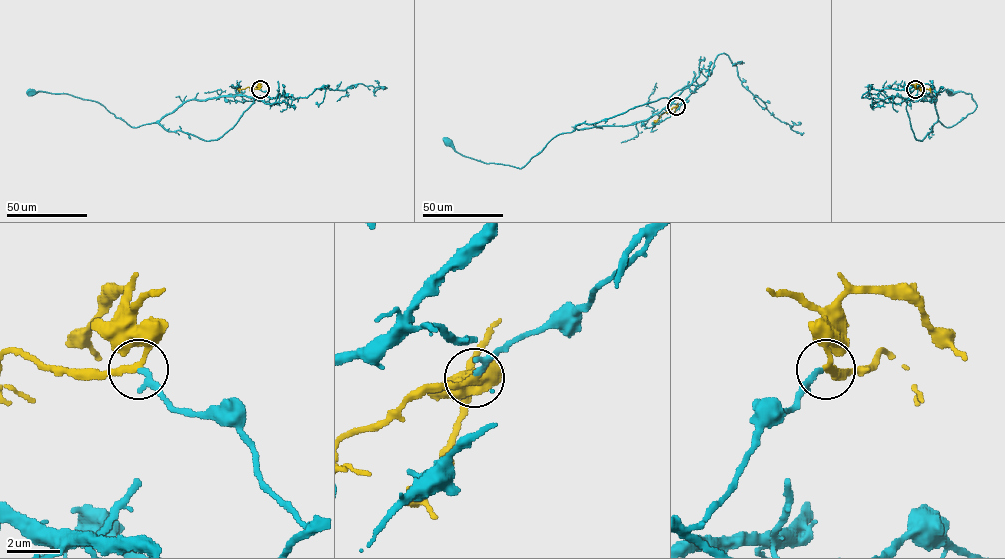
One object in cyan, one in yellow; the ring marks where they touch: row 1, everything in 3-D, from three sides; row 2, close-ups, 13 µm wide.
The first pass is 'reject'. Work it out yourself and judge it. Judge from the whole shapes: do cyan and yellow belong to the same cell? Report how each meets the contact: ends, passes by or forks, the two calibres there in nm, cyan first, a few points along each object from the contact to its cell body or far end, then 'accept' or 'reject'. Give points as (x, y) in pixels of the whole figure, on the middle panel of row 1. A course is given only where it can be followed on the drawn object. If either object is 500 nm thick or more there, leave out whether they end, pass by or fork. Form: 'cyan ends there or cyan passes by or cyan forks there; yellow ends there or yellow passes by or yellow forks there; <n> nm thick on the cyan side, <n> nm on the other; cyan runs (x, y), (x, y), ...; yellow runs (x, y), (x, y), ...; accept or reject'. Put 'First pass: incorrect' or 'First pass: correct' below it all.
cyan ends there; yellow passes by; 240 nm thick on the cyan side, 190 nm on the other; cyan runs (676, 106), (649, 128), (641, 125), (648, 119), (561, 133), (521, 168), (465, 157), (448, 142); yellow runs (676, 106), (654, 123); accept
First pass: incorrect

